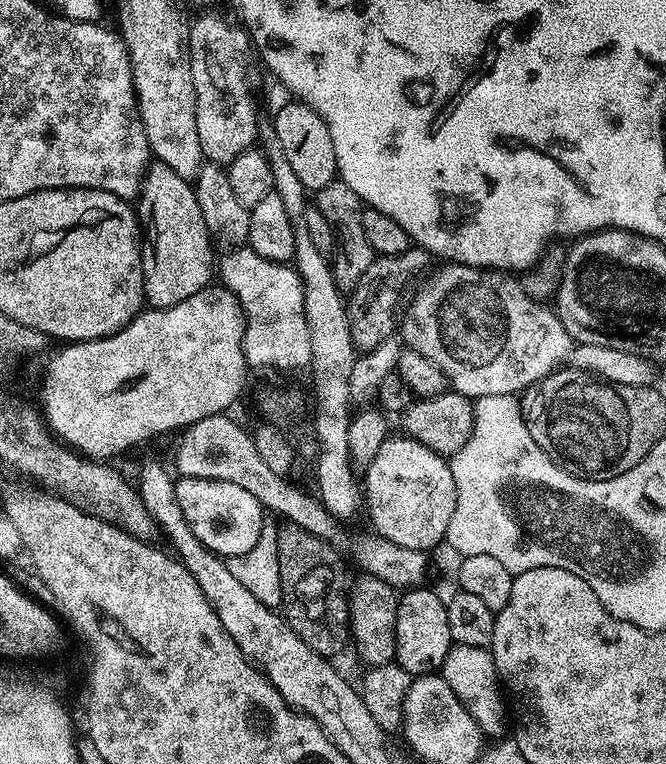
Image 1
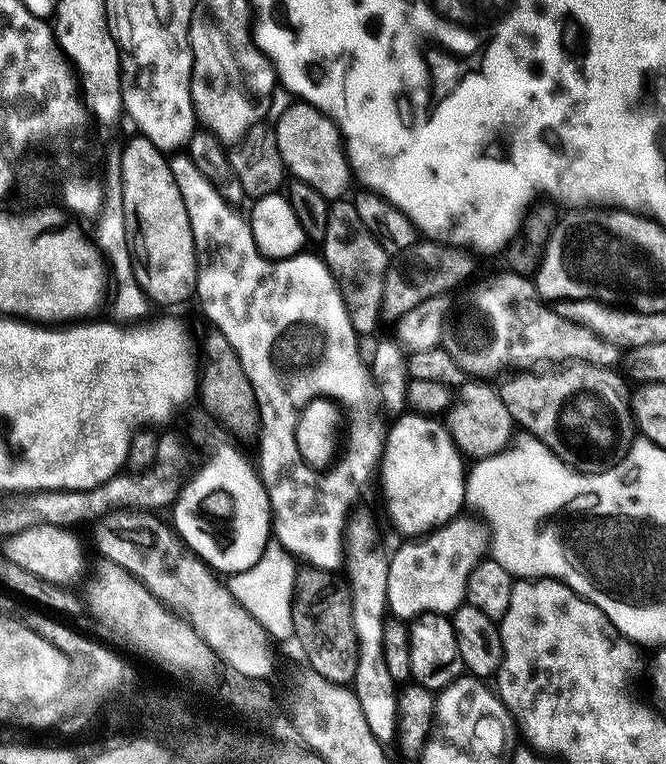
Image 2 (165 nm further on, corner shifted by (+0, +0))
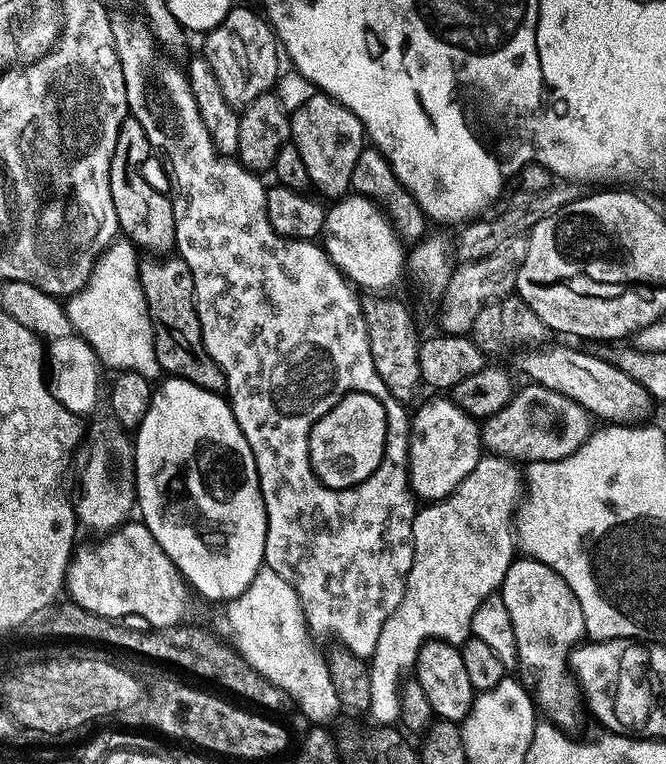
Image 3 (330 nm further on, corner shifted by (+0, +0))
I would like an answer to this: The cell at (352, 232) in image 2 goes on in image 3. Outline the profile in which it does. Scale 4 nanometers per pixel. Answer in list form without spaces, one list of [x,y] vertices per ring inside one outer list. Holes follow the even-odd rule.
[[[392,294],[361,295],[360,309],[368,327],[370,354],[374,357],[374,370],[378,370],[378,378],[386,382],[396,400],[408,402],[412,396],[412,387],[421,383],[418,366],[420,340],[416,336],[416,324],[412,321],[407,306],[388,295]]]

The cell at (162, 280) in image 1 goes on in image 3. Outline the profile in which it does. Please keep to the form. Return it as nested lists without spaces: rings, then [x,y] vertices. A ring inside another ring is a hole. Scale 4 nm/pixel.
[[[129,114],[129,116],[124,119],[122,126],[118,130],[118,142],[114,142],[114,158],[110,162],[110,198],[114,198],[114,210],[116,211],[118,222],[120,223],[119,231],[123,233],[127,239],[131,240],[137,249],[143,250],[143,248],[145,248],[145,250],[148,251],[145,253],[148,254],[168,254],[171,253],[176,247],[176,231],[174,230],[174,210],[172,209],[172,201],[167,195],[165,195],[165,193],[163,196],[163,194],[160,193],[159,190],[156,189],[155,186],[152,185],[142,173],[140,173],[140,168],[138,165],[136,165],[136,156],[144,156],[146,154],[149,155],[151,152],[152,147],[146,138],[146,130],[142,130],[142,122],[138,122],[133,118],[132,115]]]

